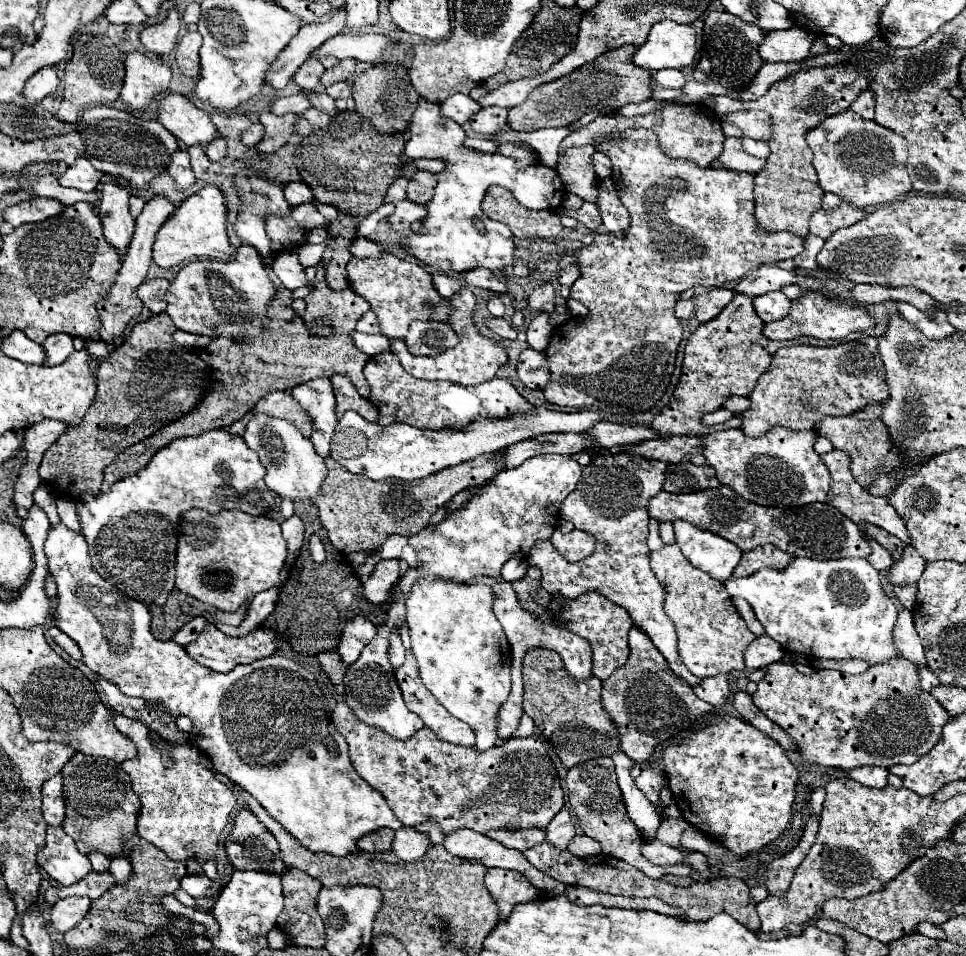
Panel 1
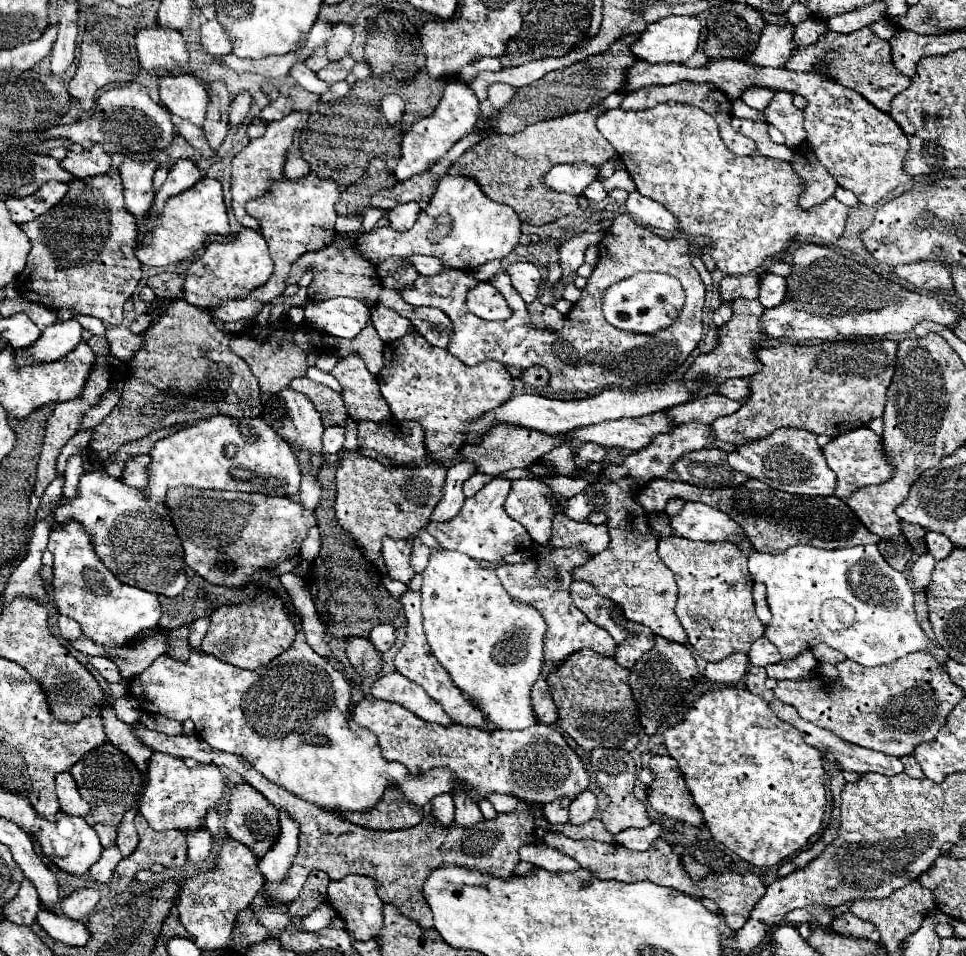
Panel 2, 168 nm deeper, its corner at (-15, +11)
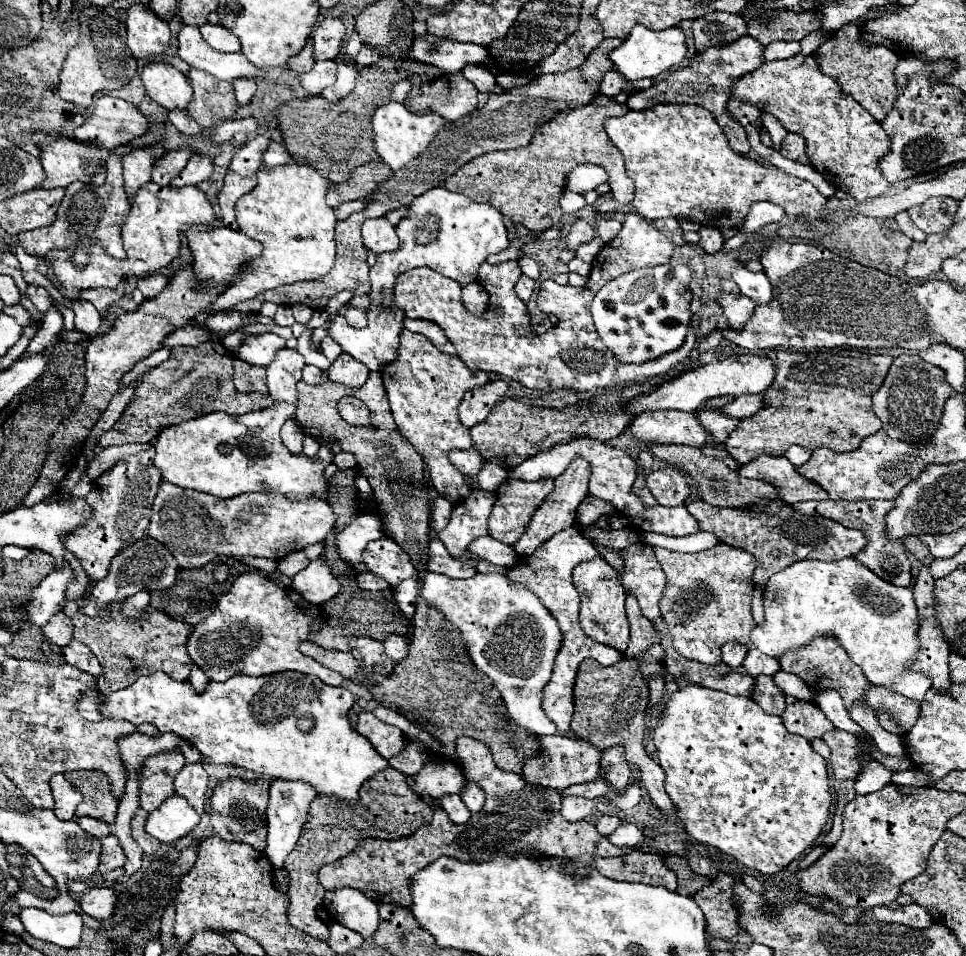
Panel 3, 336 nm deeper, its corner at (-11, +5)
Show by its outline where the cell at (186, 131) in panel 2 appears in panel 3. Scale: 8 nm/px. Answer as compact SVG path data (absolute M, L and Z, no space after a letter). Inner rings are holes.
M173 110L169 112L169 120L171 124L185 136L199 136L203 132L203 128L187 114L187 112L181 112L181 110Z

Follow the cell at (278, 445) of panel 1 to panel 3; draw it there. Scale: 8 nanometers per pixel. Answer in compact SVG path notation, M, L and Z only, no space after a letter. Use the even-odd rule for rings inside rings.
M283 348L277 352L275 360L267 366L267 386L269 396L277 402L291 402L297 406L297 382L301 380L301 370L305 366L305 358L291 348Z

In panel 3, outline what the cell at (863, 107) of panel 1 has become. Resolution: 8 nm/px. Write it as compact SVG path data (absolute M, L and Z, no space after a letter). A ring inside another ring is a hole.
M847 24L845 28L835 32L813 52L813 58L819 64L819 70L831 76L845 94L849 94L863 108L867 108L867 112L871 112L877 118L877 122L881 122L887 116L887 112L891 112L897 100L897 82L893 70L899 58L885 46L867 46L859 38L859 28L855 24Z

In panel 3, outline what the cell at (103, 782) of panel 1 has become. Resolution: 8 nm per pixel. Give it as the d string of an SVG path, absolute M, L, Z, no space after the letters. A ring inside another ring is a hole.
M75 770L67 772L65 778L83 794L83 802L79 804L75 818L91 816L111 824L117 814L119 798L111 792L111 780L107 774L99 770Z

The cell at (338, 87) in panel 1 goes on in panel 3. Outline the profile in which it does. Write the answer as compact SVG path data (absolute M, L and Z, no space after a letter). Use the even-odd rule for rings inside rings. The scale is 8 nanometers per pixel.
M361 46L359 54L357 54L357 58L355 58L355 66L357 66L357 70L363 70L363 68L371 66L371 64L377 62L377 60L379 60L379 54L375 54L373 48L369 50L369 46Z

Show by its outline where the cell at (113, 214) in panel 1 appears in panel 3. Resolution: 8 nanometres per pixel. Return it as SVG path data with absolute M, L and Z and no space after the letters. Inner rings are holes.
M161 144L133 150L131 154L123 156L123 178L125 178L125 194L131 200L135 192L151 182L151 170L155 162L165 154L165 148Z

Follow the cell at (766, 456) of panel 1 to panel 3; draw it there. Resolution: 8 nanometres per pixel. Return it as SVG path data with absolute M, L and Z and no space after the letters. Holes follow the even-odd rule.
M759 456L755 458L755 462L747 462L747 466L739 466L737 474L763 480L775 486L775 490L779 490L779 498L787 504L829 498L829 494L821 486L815 486L815 482L803 478L803 474L799 474L799 468L791 464L785 456L779 458Z

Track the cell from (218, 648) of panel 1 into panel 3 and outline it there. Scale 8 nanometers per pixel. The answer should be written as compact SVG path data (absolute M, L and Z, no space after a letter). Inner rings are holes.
M245 572L241 574L231 590L219 600L215 612L197 624L189 636L189 656L199 668L207 674L209 680L223 682L235 674L247 674L247 676L263 676L263 674L275 674L283 670L297 670L303 674L315 674L325 684L341 686L343 676L335 670L329 670L315 662L313 658L301 654L297 650L299 640L313 640L311 636L311 620L313 612L315 618L321 618L323 626L315 634L315 644L329 648L329 650L349 650L347 636L341 634L341 630L333 630L327 626L325 616L319 606L307 608L297 604L293 590L279 588L273 580L259 572Z

